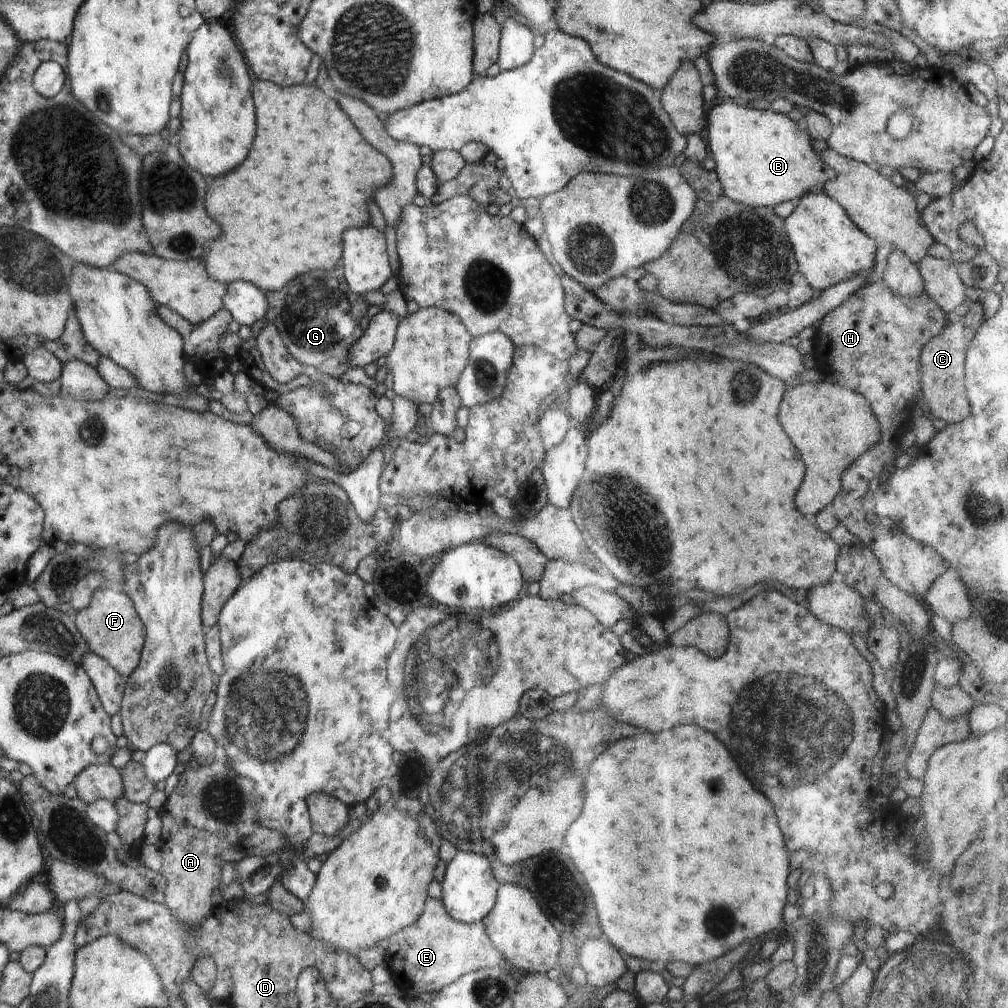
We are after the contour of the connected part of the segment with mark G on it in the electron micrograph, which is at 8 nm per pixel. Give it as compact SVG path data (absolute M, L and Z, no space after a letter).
M340 264L330 272L312 270L296 276L281 290L265 294L269 305L265 317L276 326L288 352L298 363L336 379L353 368L351 346L364 332L365 321L360 322L360 318L370 306L364 297L350 291Z

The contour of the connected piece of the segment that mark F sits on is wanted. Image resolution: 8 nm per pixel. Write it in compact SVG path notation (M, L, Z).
M106 584L94 593L94 599L85 610L74 614L79 632L87 640L91 652L110 662L124 676L130 676L138 666L140 652L145 644L146 630L134 609L132 600L123 592L114 592Z

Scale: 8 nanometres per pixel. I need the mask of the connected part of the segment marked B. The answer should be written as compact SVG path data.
M727 99L714 106L708 113L704 136L708 153L716 161L714 171L718 181L730 200L742 202L746 206L778 206L787 201L797 202L808 192L822 190L833 180L835 172L817 155L812 146L813 140L798 118L770 109L745 108L729 101Z

